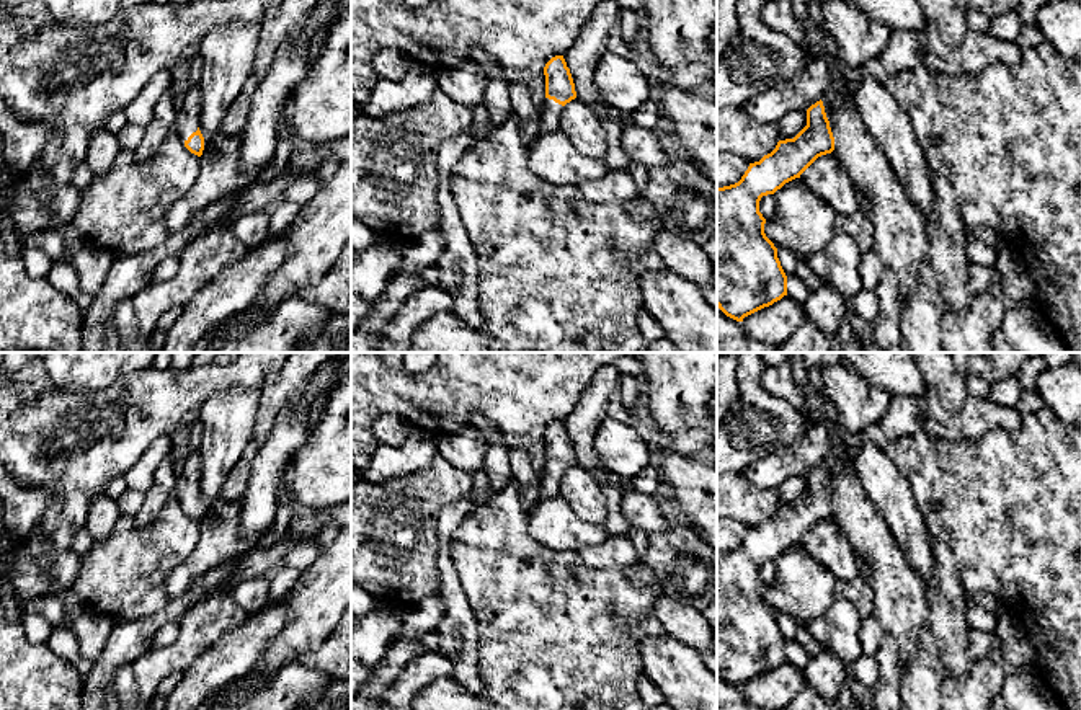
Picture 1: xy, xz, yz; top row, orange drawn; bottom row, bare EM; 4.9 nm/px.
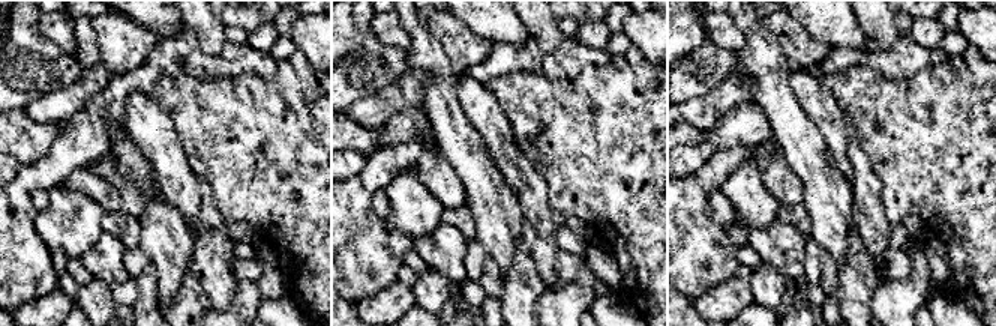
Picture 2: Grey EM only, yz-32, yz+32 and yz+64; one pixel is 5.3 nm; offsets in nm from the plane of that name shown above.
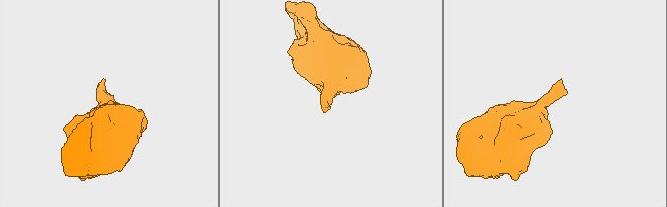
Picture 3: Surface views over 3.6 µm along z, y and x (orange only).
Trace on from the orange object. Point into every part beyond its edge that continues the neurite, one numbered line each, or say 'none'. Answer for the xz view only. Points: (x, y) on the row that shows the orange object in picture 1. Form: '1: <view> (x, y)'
1: xz (551, 116)

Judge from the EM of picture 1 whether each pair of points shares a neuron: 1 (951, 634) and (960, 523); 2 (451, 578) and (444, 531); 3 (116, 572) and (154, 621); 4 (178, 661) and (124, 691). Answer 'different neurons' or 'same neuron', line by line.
1: different neurons
2: same neuron
3: different neurons
4: different neurons

